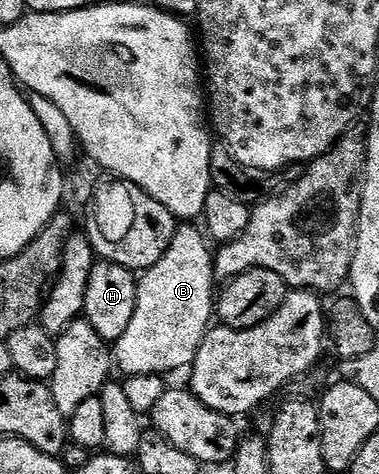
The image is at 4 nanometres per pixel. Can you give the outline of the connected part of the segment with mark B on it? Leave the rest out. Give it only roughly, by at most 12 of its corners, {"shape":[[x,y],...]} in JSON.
{"shape":[[179,223],[138,280],[117,371],[189,369],[216,316],[214,252]]}

